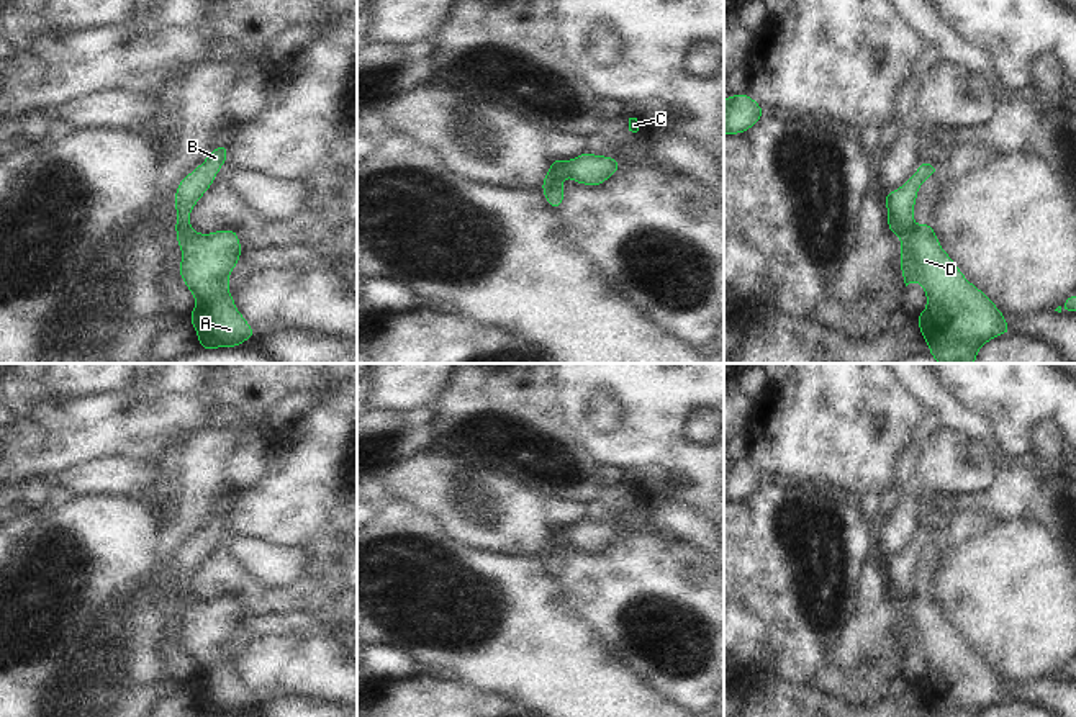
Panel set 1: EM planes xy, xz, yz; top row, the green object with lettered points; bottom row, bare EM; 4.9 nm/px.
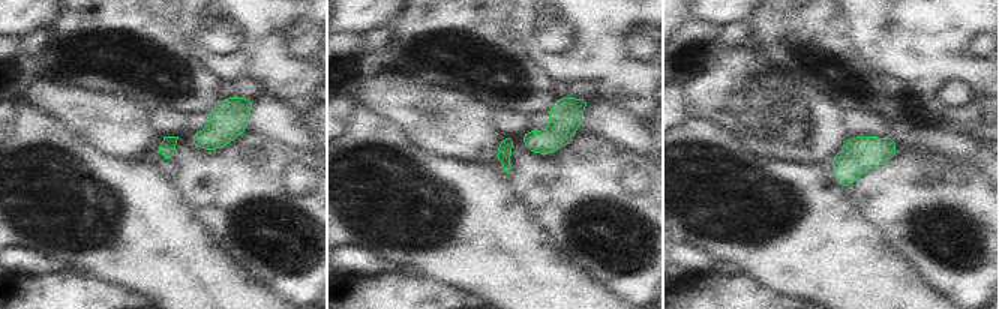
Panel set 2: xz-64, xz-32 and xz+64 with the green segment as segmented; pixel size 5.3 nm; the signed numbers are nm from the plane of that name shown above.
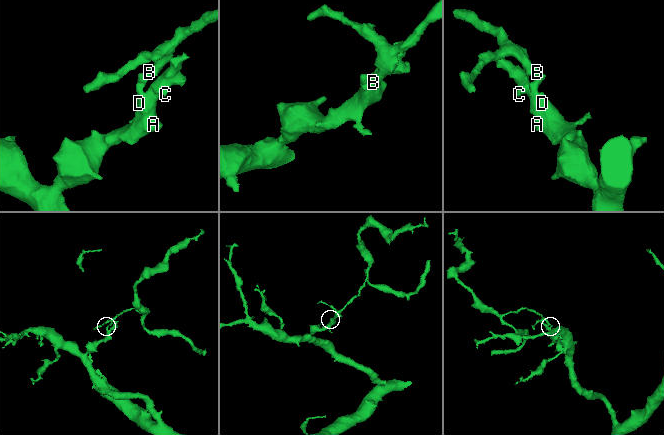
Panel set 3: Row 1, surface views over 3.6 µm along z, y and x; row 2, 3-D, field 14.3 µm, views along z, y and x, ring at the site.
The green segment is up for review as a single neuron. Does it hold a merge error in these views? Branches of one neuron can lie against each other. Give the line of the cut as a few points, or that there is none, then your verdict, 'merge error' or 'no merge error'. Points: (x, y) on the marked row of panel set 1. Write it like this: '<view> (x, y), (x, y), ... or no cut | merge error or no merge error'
xz (564, 162), (556, 177), (542, 189) | merge error

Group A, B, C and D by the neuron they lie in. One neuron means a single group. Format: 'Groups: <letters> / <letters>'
Groups: A C D / B.

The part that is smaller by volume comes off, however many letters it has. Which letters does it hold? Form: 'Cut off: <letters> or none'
Cut off: B.

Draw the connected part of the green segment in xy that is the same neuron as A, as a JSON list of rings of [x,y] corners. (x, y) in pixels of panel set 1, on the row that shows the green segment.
[[[190,226],[177,237],[177,246],[182,250],[179,273],[195,296],[188,319],[200,349],[241,347],[244,340],[255,337],[228,291],[229,273],[242,252],[237,232],[221,229],[201,234]]]

